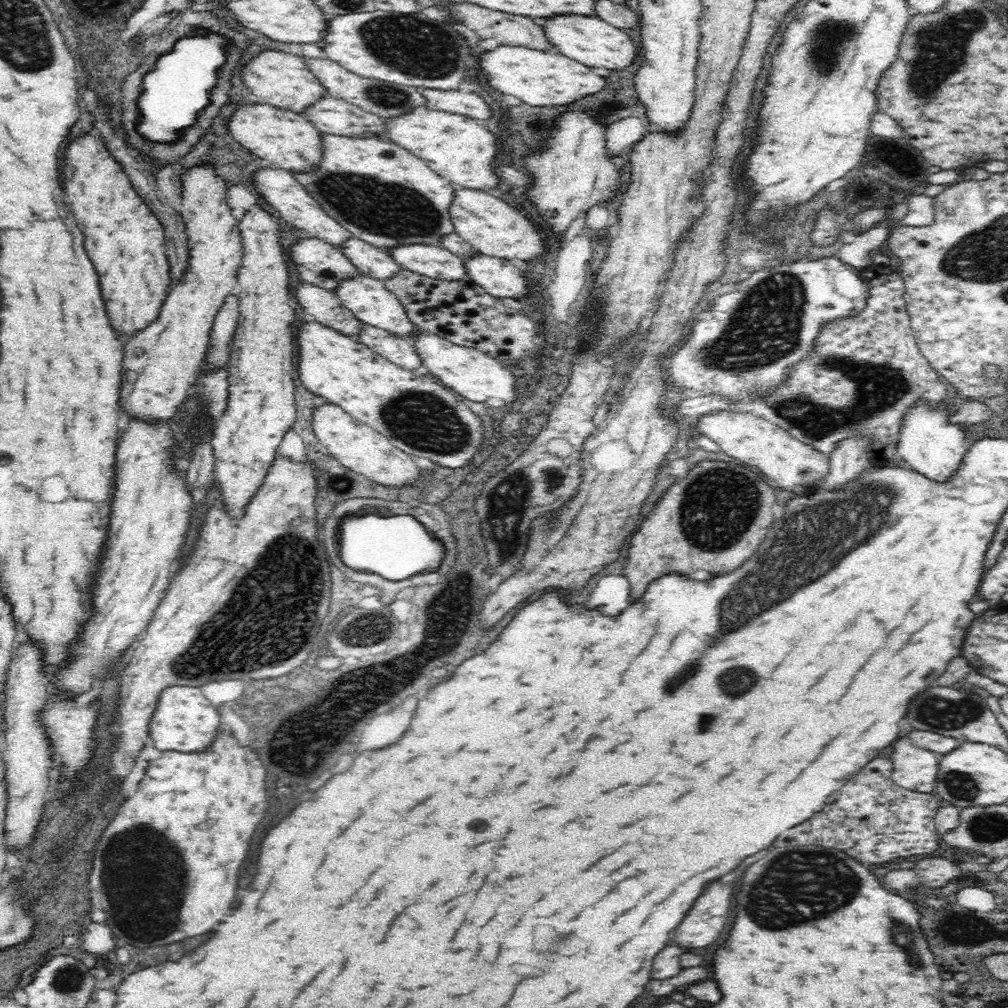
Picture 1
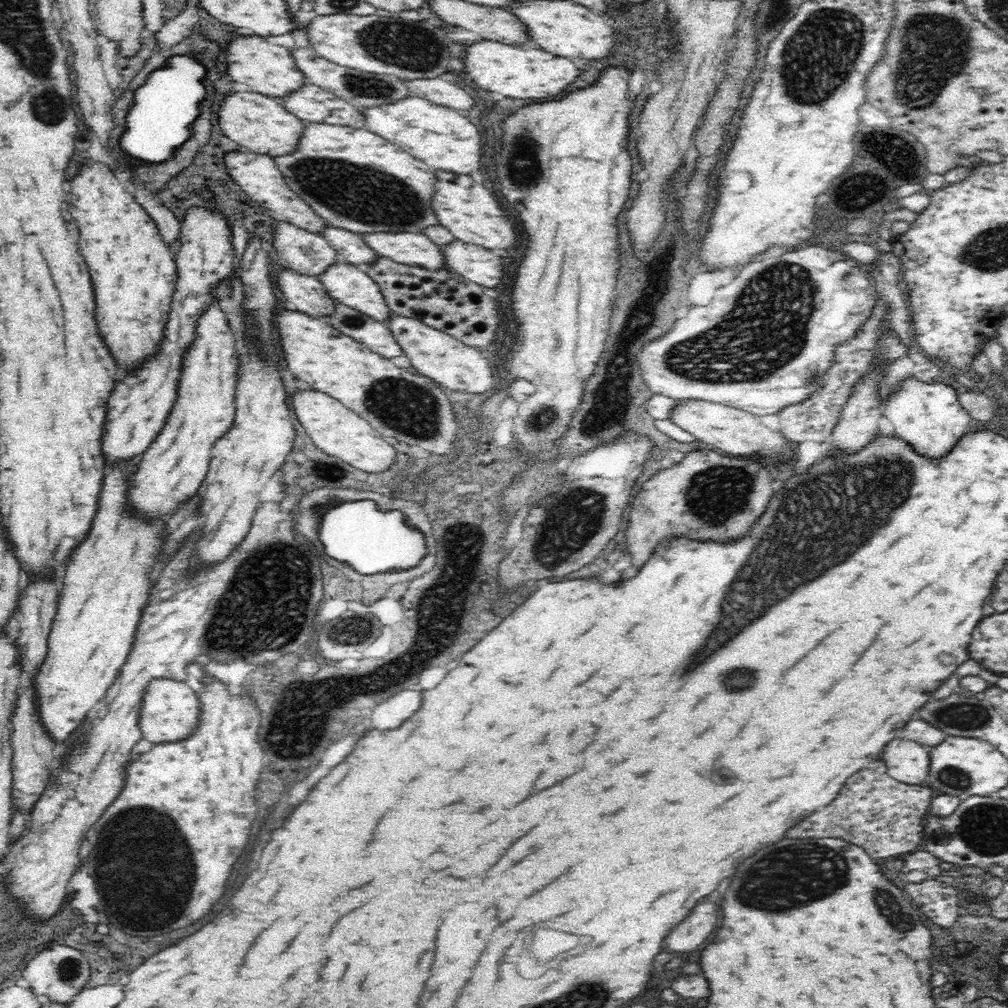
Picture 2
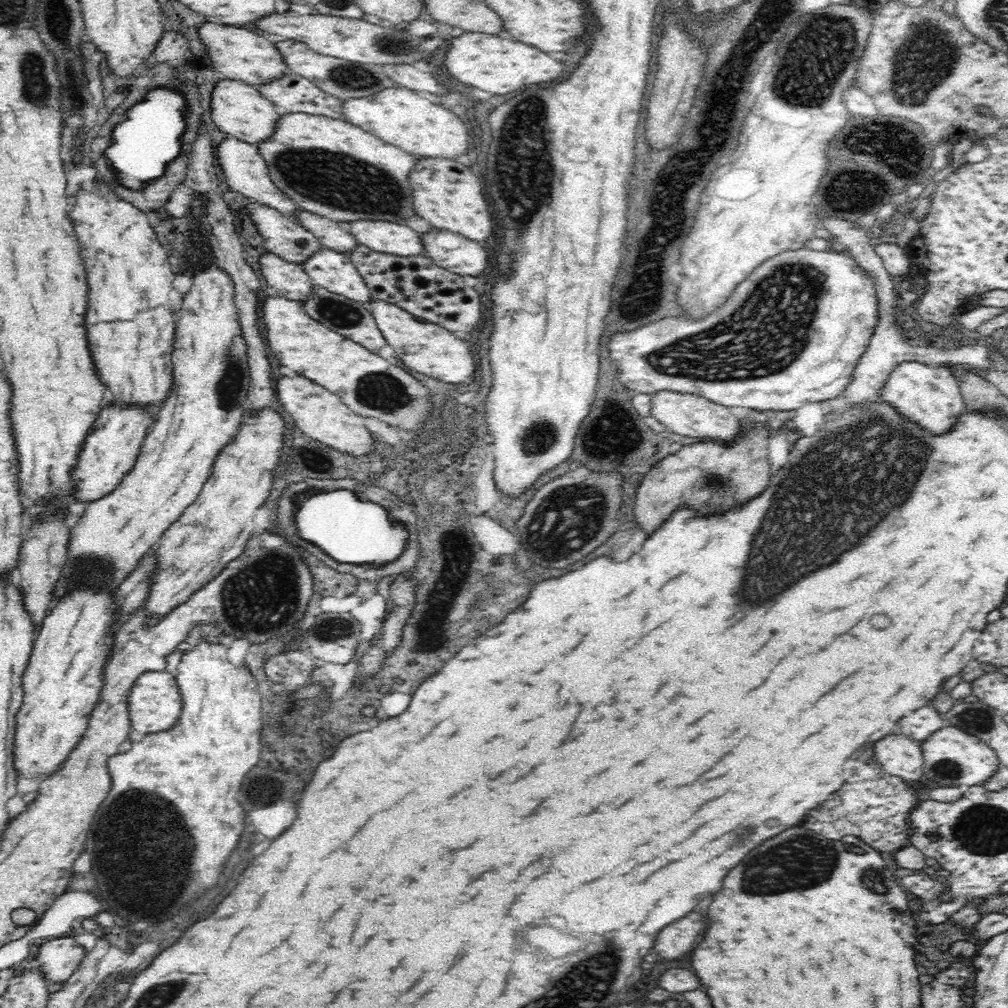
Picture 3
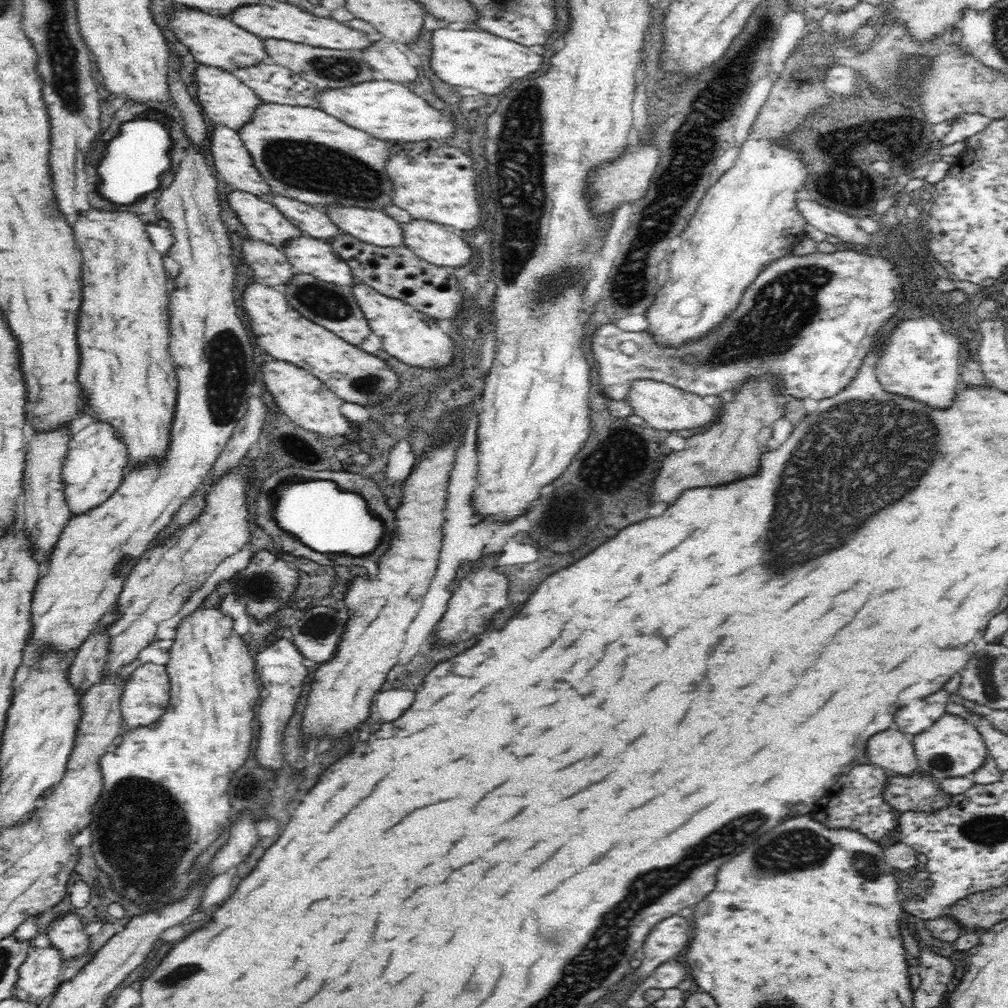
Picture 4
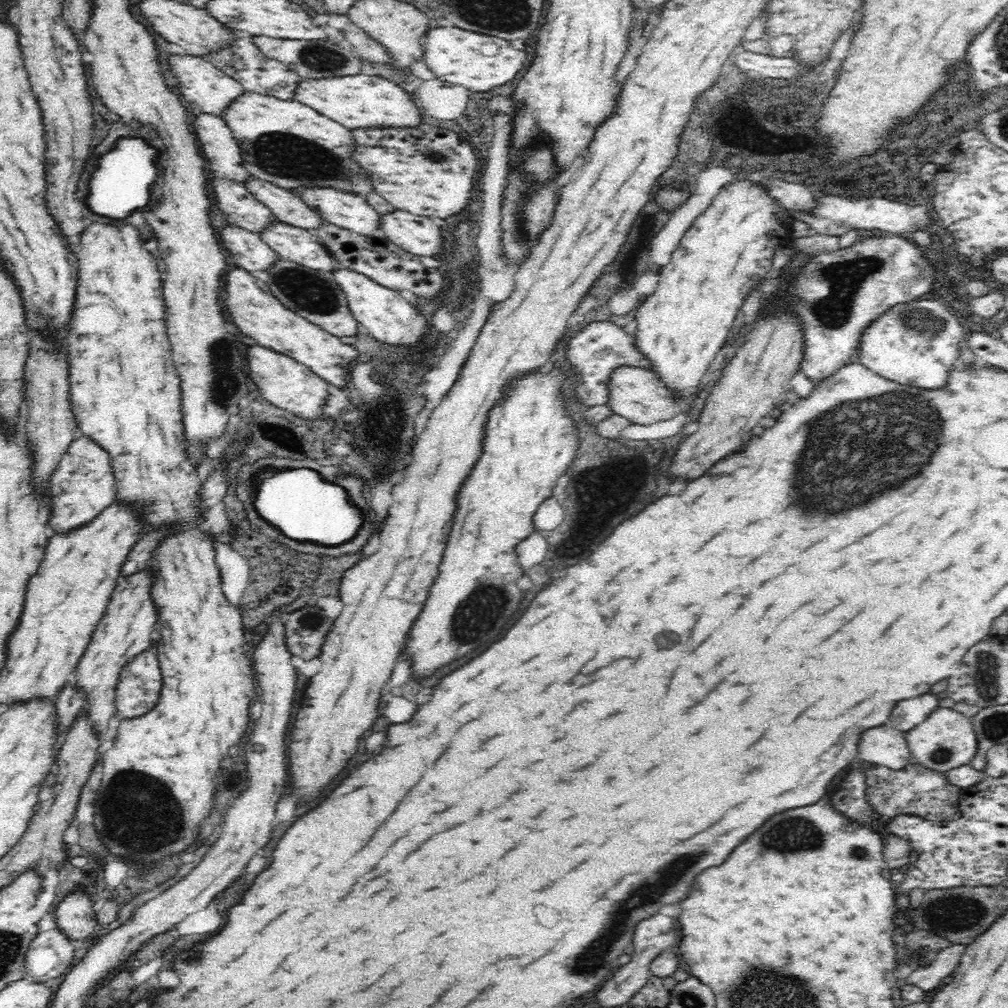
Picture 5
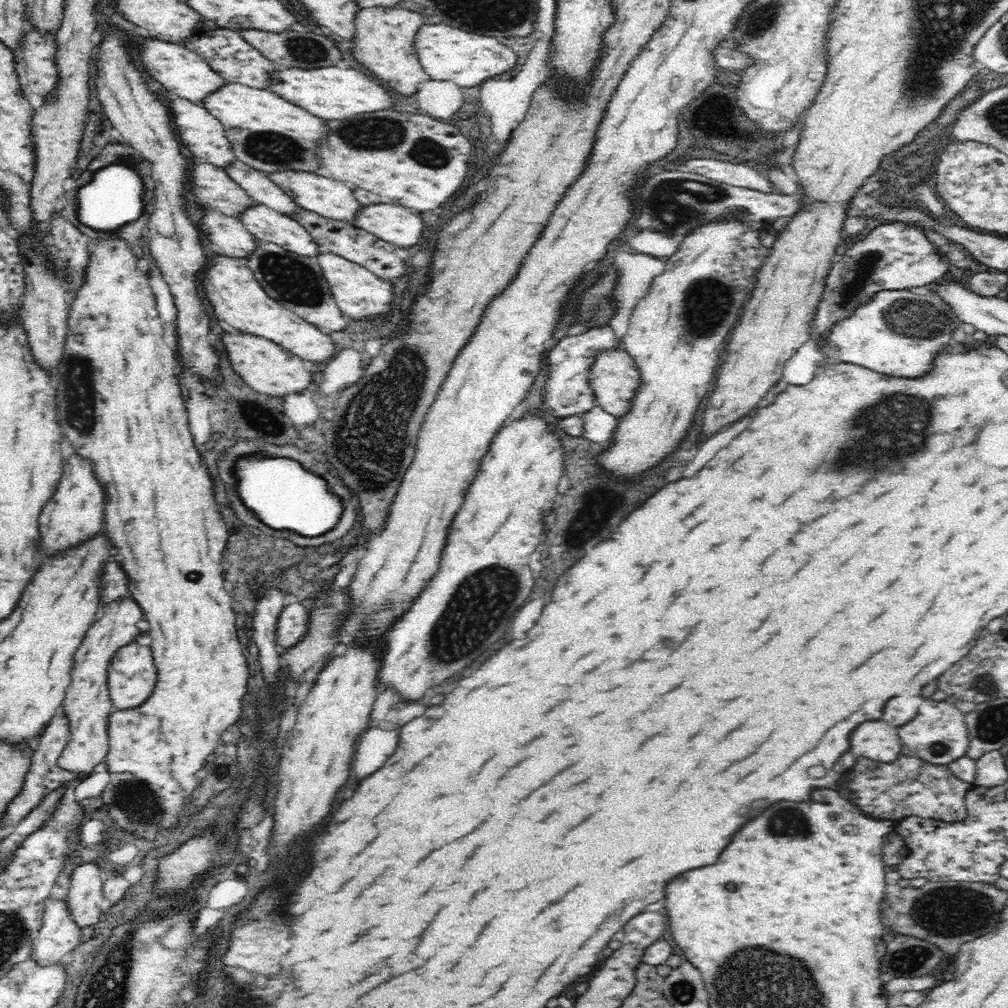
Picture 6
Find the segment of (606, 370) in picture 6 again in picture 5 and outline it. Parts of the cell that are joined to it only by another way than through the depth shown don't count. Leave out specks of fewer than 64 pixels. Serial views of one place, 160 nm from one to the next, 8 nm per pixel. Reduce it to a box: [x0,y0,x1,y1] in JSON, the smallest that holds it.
[607,367,692,426]

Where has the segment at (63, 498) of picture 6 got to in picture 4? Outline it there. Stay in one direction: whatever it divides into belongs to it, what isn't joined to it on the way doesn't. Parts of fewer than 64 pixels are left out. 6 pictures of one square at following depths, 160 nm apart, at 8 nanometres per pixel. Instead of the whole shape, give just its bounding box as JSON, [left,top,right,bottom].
[62,422,130,514]

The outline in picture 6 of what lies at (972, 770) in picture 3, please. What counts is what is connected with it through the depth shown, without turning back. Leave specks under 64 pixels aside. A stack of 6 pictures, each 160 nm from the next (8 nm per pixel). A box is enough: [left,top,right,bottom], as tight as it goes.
[898,702,969,765]

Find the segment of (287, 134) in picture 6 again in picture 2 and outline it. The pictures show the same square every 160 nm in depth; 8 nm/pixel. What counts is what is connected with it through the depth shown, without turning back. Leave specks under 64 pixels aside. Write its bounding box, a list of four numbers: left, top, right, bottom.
[274,122,440,236]

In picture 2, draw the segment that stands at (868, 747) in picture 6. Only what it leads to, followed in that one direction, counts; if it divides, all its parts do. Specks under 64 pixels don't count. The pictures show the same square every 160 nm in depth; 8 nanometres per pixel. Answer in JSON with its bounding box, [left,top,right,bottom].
[882,740,932,784]

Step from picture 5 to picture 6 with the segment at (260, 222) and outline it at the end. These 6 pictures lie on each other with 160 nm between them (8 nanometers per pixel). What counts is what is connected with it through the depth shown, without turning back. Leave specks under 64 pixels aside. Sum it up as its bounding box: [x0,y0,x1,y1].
[189,161,255,219]

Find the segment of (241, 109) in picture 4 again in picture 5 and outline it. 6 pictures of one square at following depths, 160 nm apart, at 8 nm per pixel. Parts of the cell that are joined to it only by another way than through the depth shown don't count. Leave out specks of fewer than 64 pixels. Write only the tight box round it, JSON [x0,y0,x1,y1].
[168,54,246,117]

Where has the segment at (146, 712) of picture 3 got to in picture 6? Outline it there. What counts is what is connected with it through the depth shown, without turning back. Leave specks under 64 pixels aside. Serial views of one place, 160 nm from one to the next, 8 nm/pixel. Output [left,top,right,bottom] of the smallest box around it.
[108,642,158,711]

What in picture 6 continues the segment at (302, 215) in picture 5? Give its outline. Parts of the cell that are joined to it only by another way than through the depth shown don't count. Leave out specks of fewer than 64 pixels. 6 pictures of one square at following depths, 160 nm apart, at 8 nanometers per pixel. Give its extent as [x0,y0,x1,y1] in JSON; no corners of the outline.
[225,160,301,217]

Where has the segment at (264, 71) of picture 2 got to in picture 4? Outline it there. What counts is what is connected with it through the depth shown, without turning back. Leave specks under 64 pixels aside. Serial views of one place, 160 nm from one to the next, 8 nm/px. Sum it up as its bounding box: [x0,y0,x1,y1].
[168,8,272,72]

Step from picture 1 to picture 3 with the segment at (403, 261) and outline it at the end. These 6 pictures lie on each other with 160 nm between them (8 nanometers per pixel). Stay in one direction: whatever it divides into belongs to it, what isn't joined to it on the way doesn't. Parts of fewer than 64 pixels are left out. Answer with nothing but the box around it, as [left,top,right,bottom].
[347,220,427,259]

